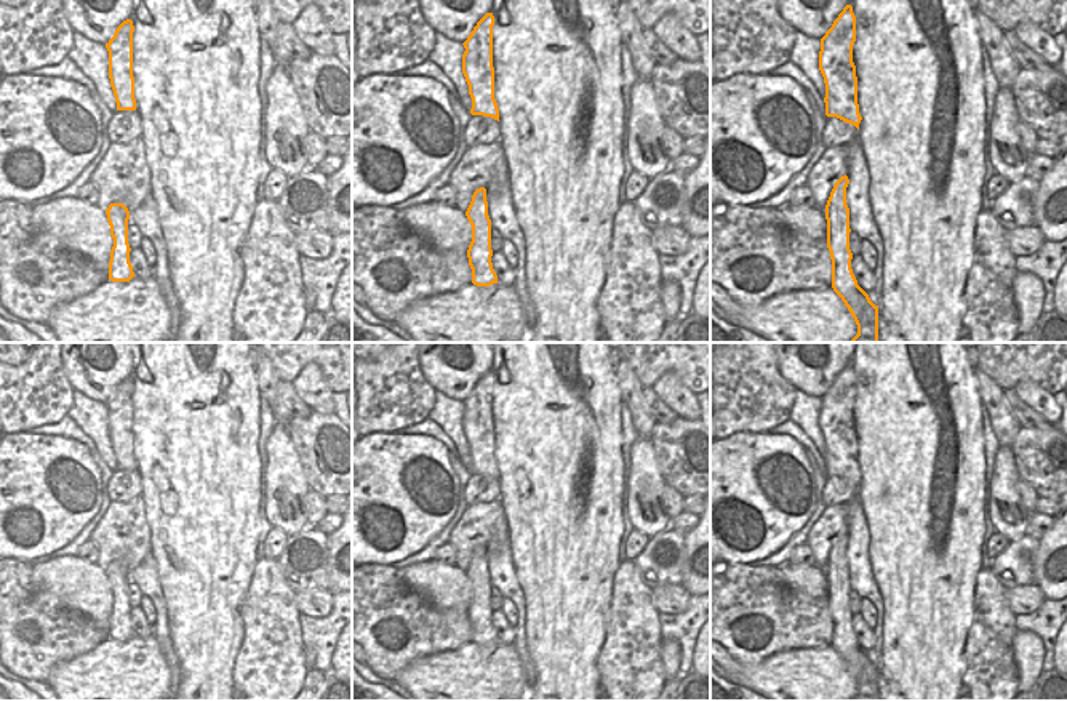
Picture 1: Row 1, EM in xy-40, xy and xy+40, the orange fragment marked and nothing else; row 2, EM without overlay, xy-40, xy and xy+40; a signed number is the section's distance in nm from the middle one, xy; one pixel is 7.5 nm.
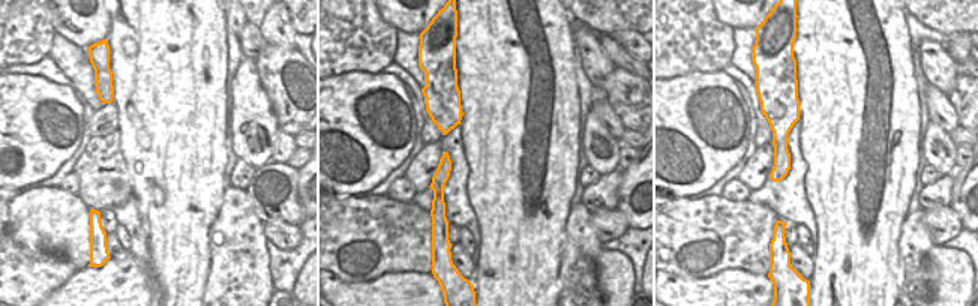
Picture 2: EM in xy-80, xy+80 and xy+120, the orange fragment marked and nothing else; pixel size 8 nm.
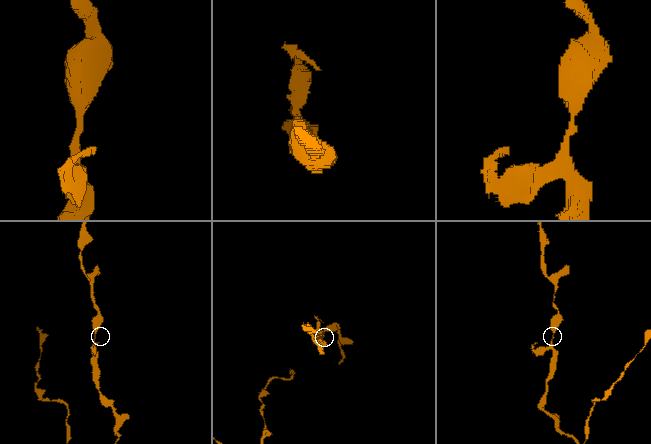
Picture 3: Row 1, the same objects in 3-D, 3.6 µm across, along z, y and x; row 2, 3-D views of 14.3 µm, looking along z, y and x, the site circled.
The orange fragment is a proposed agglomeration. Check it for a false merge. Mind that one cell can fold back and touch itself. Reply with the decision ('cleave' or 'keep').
keep

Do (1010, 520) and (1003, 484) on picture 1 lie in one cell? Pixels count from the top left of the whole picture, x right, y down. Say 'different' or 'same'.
same

